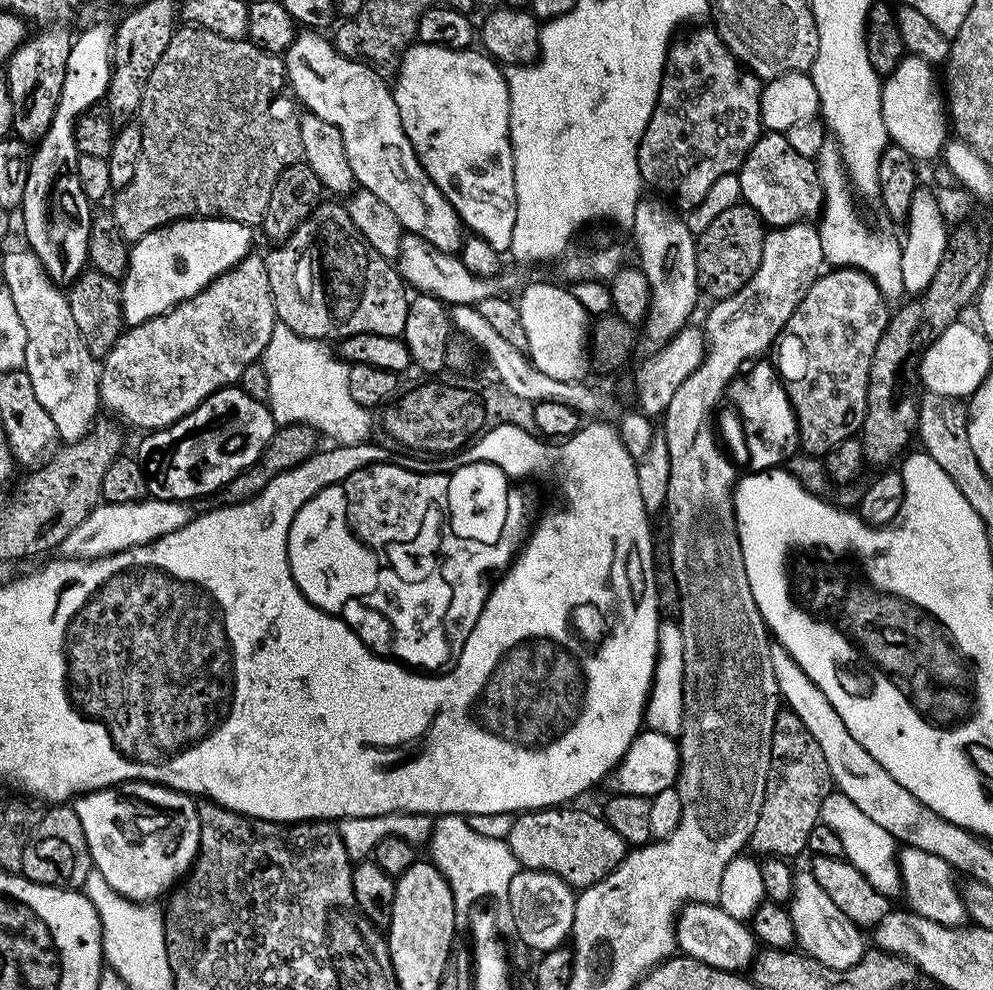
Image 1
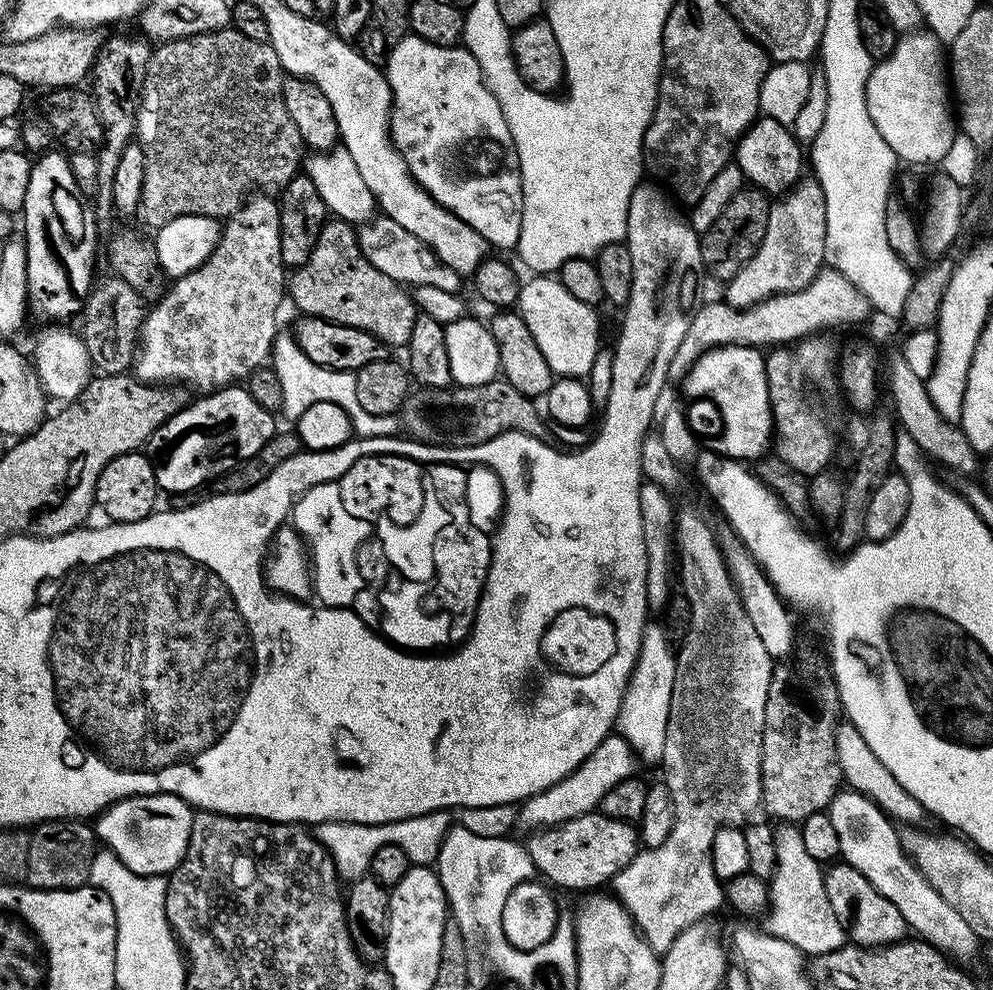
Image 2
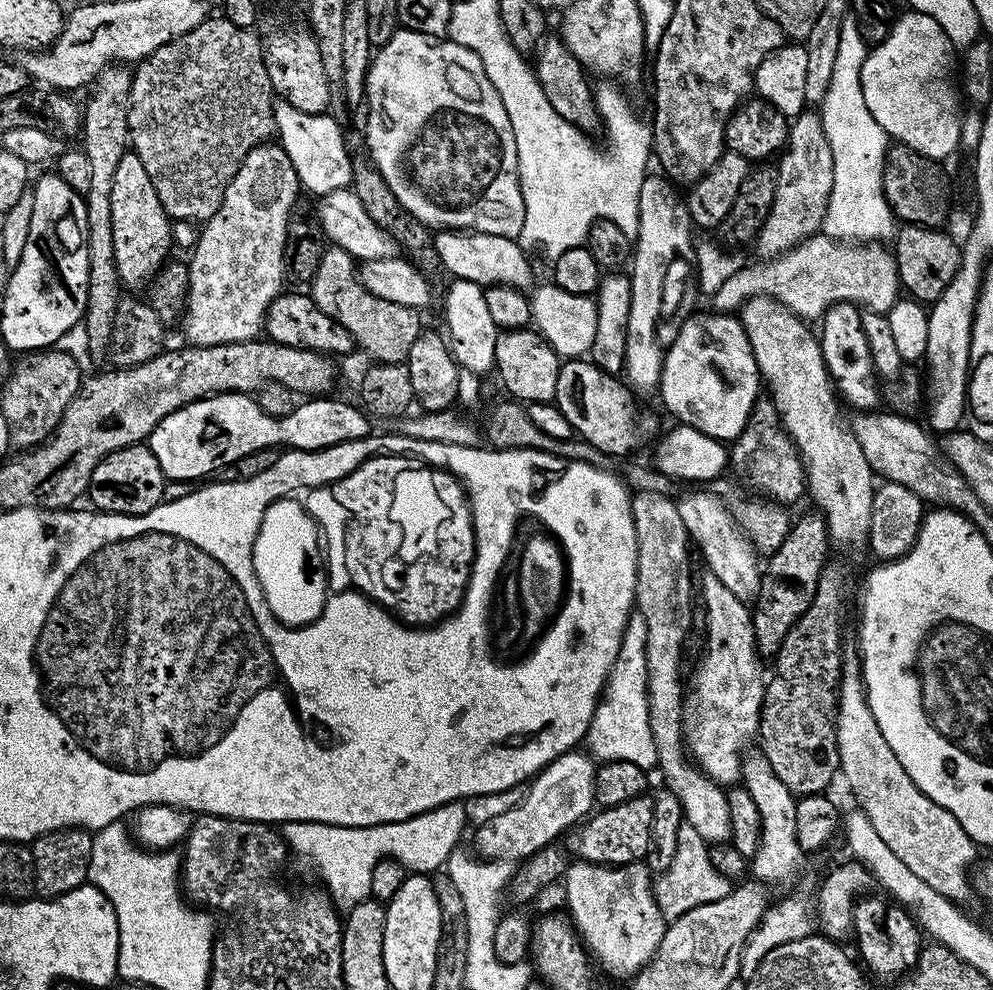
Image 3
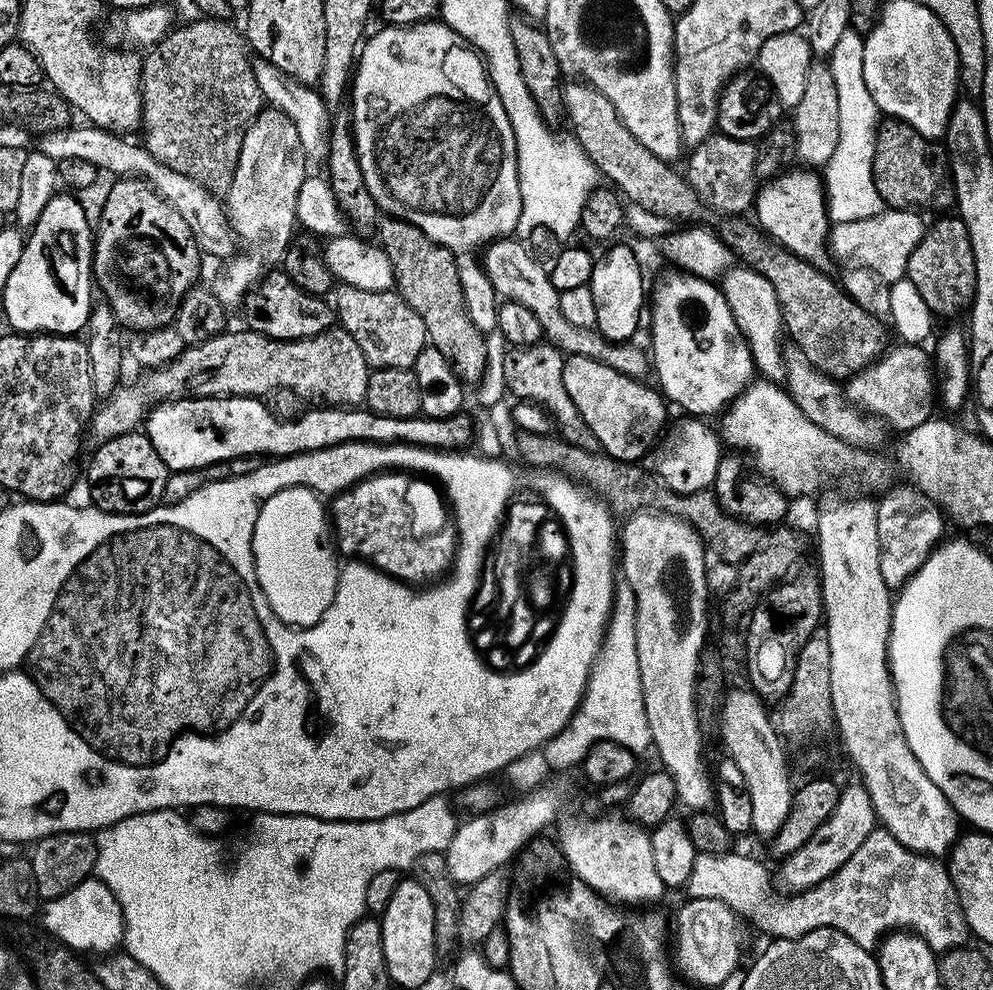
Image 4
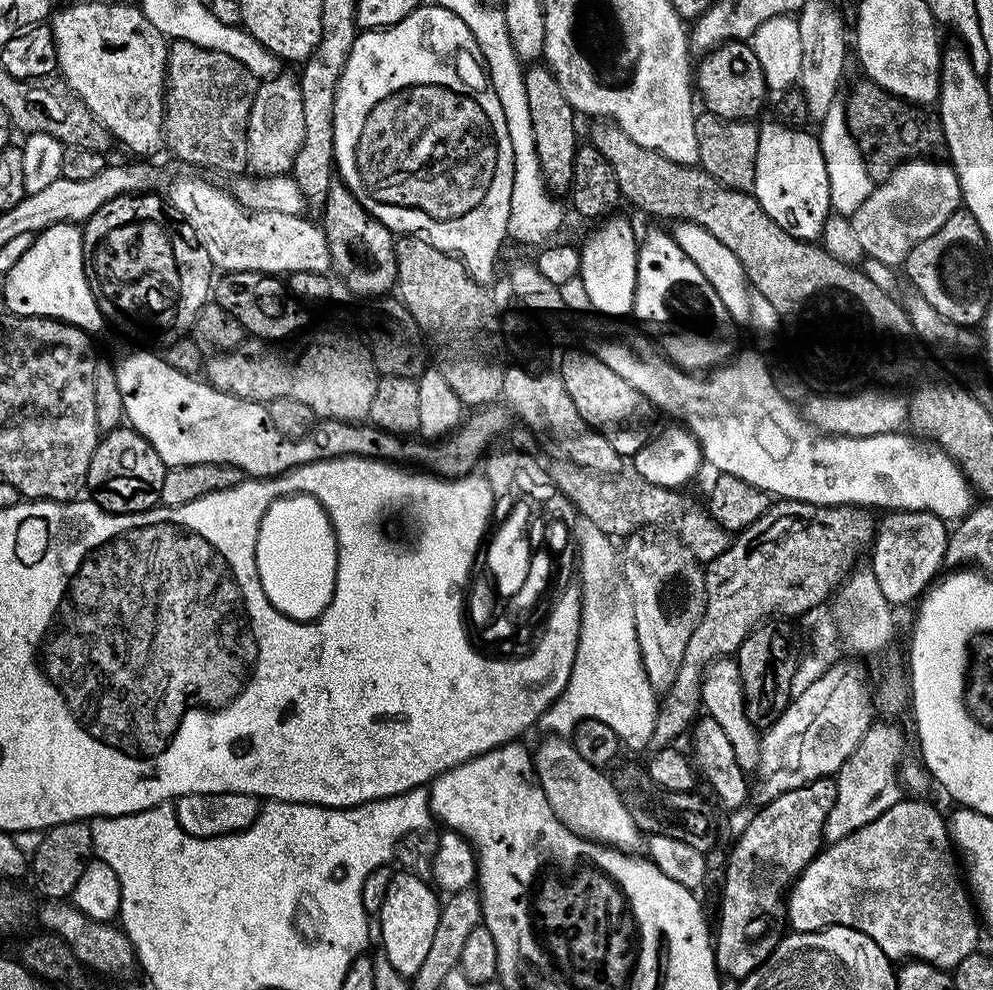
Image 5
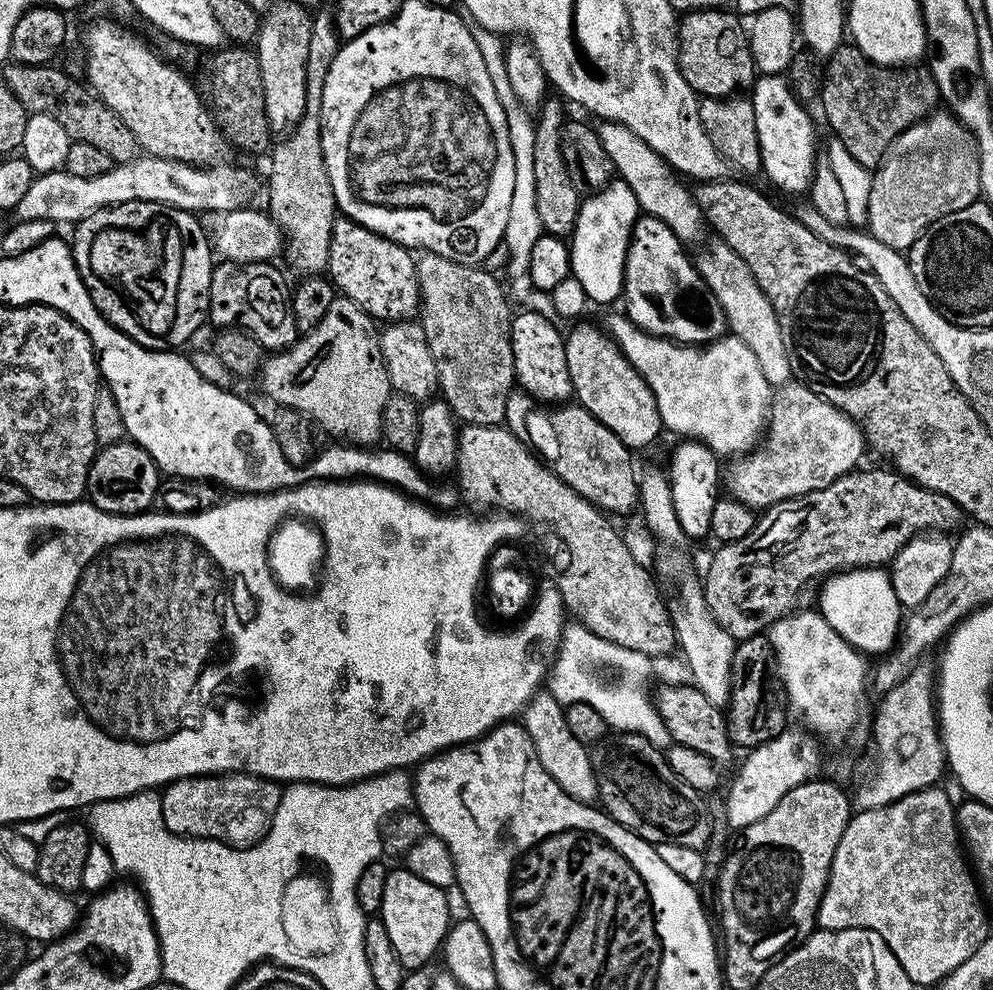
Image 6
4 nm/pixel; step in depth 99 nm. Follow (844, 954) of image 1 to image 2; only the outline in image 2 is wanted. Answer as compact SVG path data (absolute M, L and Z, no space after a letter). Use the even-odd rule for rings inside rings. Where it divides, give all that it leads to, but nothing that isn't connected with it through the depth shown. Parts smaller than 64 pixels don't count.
M781 823L774 831L776 870L769 883L769 908L763 917L763 931L769 936L790 942L805 957L830 954L843 948L846 929L830 907L824 885L825 869L821 861L810 857L795 824Z

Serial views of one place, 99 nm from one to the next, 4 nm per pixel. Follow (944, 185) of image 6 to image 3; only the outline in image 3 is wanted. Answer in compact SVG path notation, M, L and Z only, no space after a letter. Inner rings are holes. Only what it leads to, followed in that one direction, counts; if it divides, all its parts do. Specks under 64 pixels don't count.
M817 234L799 244L797 248L791 248L789 252L782 253L781 256L756 262L753 268L743 266L710 296L710 302L716 307L713 309L717 313L732 314L743 308L744 301L750 296L770 296L779 304L784 304L792 315L812 322L815 316L816 319L823 317L827 308L834 306L835 303L852 303L874 312L887 314L898 299L899 288L900 279L896 277L896 257L891 251L883 252L880 246L849 246L847 243L831 240L829 236Z

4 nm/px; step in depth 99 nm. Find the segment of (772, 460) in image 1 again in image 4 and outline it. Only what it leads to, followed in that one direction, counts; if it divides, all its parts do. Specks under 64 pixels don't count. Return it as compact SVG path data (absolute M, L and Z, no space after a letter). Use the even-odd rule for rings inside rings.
M672 270L672 273L670 273L669 276L664 276L661 278L660 281L657 282L656 289L654 289L653 292L651 289L650 308L651 308L651 304L652 304L652 352L651 352L651 348L650 348L650 364L651 364L651 367L654 369L654 376L655 376L655 372L656 372L657 382L655 381L655 383L658 385L659 391L662 393L665 401L667 401L667 403L672 406L675 406L675 404L677 404L677 406L680 407L682 411L684 411L681 413L687 414L689 417L692 417L692 418L712 418L712 417L708 417L708 416L714 415L713 417L715 417L717 414L723 413L724 409L727 408L728 405L731 404L732 401L735 400L736 397L739 396L740 393L743 392L744 389L747 388L748 385L751 384L754 379L754 365L752 363L752 352L750 349L748 349L748 343L746 342L746 338L738 330L738 322L734 318L734 314L732 313L732 311L730 310L730 306L726 302L726 298L724 297L723 291L721 291L721 289L719 287L717 287L717 285L715 283L713 283L713 281L703 280L701 277L688 275L688 273L685 271Z

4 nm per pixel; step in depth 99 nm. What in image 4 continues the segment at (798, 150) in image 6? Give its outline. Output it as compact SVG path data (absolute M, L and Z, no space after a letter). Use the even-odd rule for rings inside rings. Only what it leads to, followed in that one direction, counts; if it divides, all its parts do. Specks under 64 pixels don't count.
M797 169L781 173L757 191L754 218L760 230L785 251L820 271L829 271L832 263L831 251L827 248L830 221L823 179L815 171Z

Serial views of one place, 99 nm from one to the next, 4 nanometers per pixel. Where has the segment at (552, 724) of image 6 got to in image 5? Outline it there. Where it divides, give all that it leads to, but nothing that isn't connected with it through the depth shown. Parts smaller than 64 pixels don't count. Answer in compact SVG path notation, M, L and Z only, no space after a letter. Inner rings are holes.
M555 734L547 737L534 752L536 779L546 794L557 818L569 830L579 836L586 836L598 844L619 848L622 852L635 853L641 847L642 833L630 818L630 810L622 802L615 783L607 776L607 771L595 768L572 744L571 739ZM641 839L641 840L640 840Z

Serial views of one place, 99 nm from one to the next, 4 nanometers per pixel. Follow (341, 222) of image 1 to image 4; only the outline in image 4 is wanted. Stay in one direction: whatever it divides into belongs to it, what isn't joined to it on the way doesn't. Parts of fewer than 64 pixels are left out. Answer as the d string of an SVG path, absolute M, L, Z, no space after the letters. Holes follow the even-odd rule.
M349 284L335 289L334 316L339 327L358 342L358 350L372 368L411 368L429 343L426 326L419 314L410 308L396 290L371 292L358 290Z

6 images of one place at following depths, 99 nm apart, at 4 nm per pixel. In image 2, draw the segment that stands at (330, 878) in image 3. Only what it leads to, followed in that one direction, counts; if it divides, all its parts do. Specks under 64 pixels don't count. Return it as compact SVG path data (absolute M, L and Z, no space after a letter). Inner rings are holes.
M445 809L434 812L427 812L425 815L418 815L414 818L399 820L394 823L379 825L380 837L373 839L370 846L365 848L364 856L360 856L360 832L361 825L343 824L342 822L326 821L325 824L317 824L314 828L314 835L323 848L328 849L332 861L336 867L336 873L340 875L341 881L351 882L359 880L361 876L367 875L371 869L374 856L374 849L380 845L398 845L406 851L406 856L412 860L413 865L431 865L440 854L441 846L444 844L445 834L451 827L451 813Z

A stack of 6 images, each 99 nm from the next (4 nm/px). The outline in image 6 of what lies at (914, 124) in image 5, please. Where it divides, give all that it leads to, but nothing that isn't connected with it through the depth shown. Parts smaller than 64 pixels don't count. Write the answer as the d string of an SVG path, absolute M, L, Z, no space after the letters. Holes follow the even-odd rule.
M845 42L834 55L827 57L823 67L823 84L820 88L818 104L824 107L824 116L832 127L831 135L846 146L850 158L869 170L875 169L886 154L890 142L898 138L911 124L919 124L929 115L928 88L930 92L930 72L927 67L905 66L884 67L874 64L860 52L852 42Z

